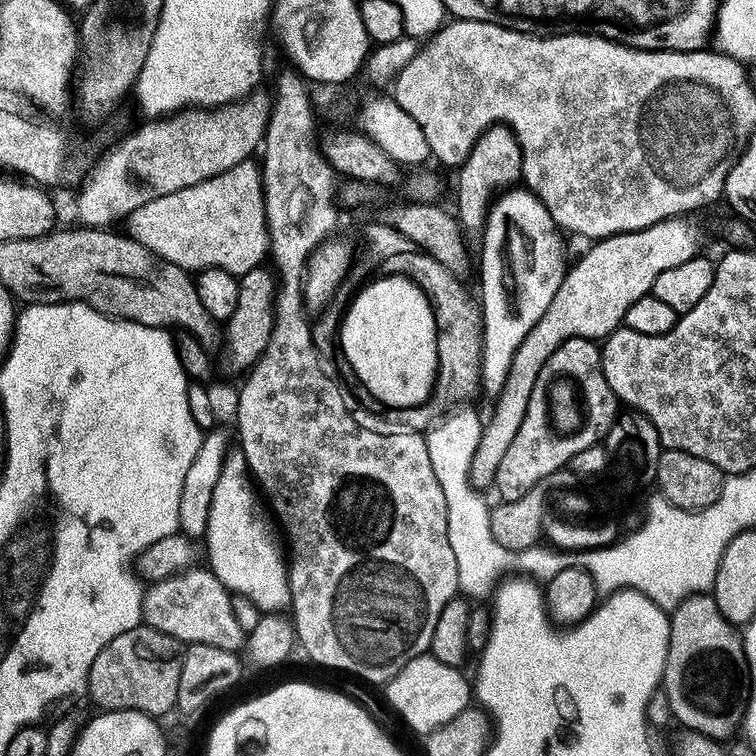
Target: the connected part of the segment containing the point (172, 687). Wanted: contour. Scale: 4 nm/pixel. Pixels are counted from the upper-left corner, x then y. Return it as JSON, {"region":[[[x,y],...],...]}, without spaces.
{"region":[[[137,626],[118,634],[94,658],[94,666],[88,671],[86,693],[97,704],[97,709],[113,712],[114,710],[138,710],[147,716],[160,718],[163,712],[173,711],[178,698],[178,678],[180,677],[180,660],[160,650],[160,644],[165,637],[159,635],[152,628]]]}

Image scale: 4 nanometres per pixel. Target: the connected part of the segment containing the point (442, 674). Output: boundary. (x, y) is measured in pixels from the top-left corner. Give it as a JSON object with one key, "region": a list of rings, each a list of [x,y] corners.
{"region":[[[430,654],[406,662],[402,670],[386,685],[388,700],[392,708],[420,734],[427,734],[462,714],[470,704],[470,680],[463,676],[460,668],[446,666]]]}

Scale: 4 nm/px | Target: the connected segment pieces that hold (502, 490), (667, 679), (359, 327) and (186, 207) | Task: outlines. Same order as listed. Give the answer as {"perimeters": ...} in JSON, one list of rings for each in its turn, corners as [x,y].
{"perimeters":[[[[571,337],[562,342],[557,349],[550,354],[546,372],[552,378],[567,378],[578,389],[579,399],[586,415],[575,432],[561,432],[554,427],[550,414],[550,396],[543,388],[543,383],[537,383],[530,394],[530,400],[526,405],[525,421],[540,422],[540,430],[523,428],[519,431],[511,447],[503,455],[503,464],[495,474],[494,492],[497,492],[501,501],[510,503],[519,500],[528,490],[532,490],[540,481],[540,478],[553,474],[560,468],[567,468],[572,463],[574,454],[586,450],[586,446],[594,446],[601,443],[607,437],[608,428],[618,412],[618,401],[614,390],[610,390],[610,382],[606,382],[604,371],[600,369],[600,358],[595,351],[584,348],[589,346],[590,340],[586,337]]],[[[697,594],[686,598],[681,604],[671,609],[670,642],[666,654],[666,666],[662,689],[670,702],[670,710],[675,723],[685,724],[689,732],[698,732],[717,742],[724,741],[743,725],[748,709],[748,695],[754,691],[754,682],[748,673],[748,659],[744,649],[743,635],[737,625],[731,624],[718,610],[718,602],[711,594]]],[[[381,275],[352,300],[340,328],[340,348],[360,384],[385,409],[418,407],[432,393],[437,371],[435,316],[423,289],[404,275]]],[[[249,158],[232,169],[200,181],[197,185],[186,186],[176,193],[156,197],[145,205],[139,206],[126,217],[127,235],[131,236],[146,250],[161,256],[174,266],[189,270],[201,268],[221,268],[237,278],[245,276],[250,270],[261,267],[269,255],[268,223],[264,213],[264,177],[259,163]]]]}

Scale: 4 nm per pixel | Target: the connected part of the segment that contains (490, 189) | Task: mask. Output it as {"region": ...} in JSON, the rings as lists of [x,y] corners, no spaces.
{"region":[[[492,124],[476,139],[470,154],[458,169],[460,177],[456,180],[456,208],[454,207],[459,224],[469,237],[476,238],[483,233],[494,197],[521,179],[521,166],[522,150],[515,134],[504,124]]]}

